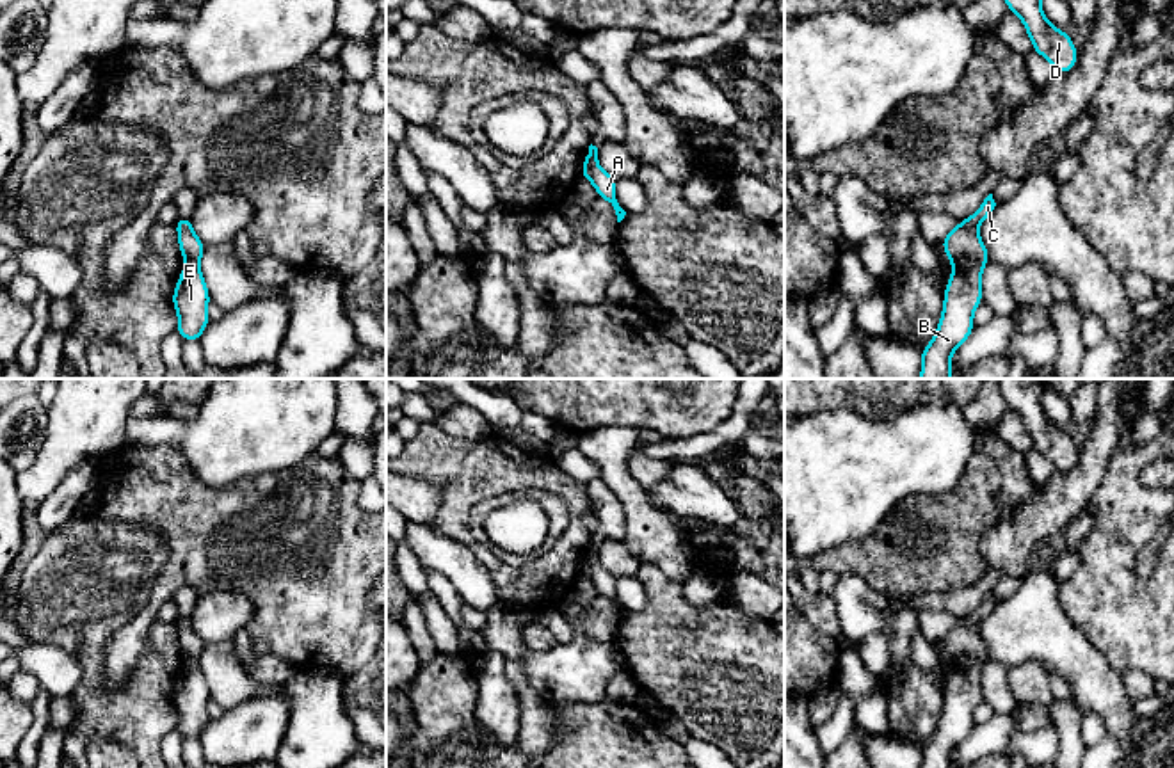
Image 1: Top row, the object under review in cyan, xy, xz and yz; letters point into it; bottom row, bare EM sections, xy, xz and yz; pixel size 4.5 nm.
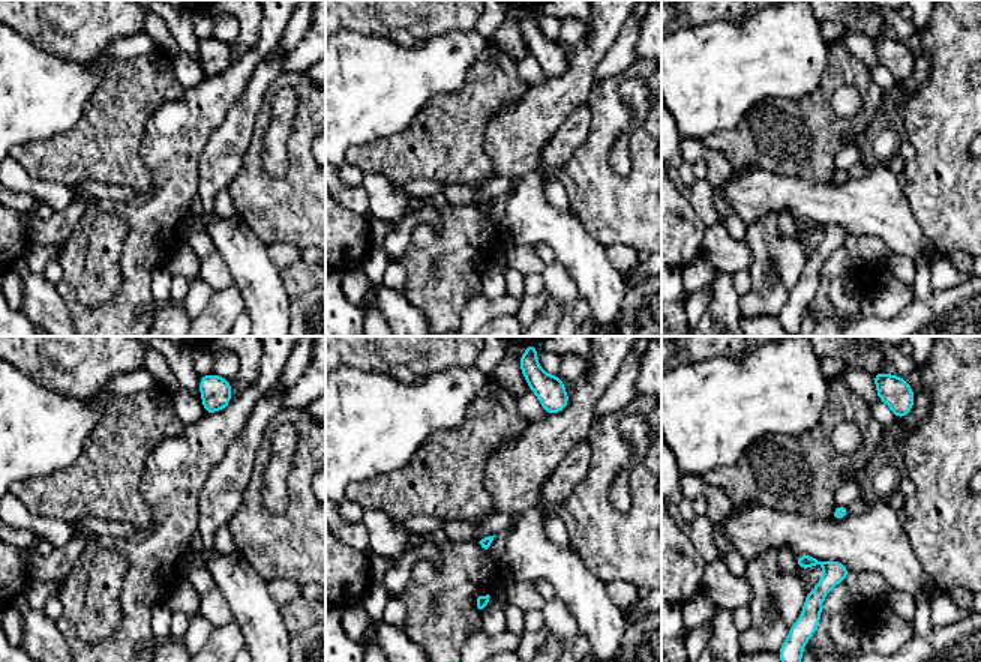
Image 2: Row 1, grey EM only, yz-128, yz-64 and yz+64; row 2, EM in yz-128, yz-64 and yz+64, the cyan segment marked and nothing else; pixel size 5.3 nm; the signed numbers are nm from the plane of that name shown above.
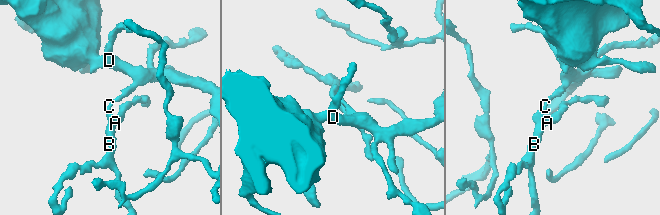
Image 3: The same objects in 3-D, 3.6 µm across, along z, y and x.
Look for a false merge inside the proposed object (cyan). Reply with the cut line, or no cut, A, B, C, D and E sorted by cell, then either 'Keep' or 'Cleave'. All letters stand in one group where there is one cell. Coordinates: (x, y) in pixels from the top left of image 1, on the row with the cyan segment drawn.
Split along yz (982, 264), (956, 269). Groups: A B E / C D. Cleave

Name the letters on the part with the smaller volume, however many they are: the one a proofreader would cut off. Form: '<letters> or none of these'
A, B, E

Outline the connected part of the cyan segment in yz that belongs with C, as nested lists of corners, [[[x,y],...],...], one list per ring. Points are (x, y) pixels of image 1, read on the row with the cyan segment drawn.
[[[989,194],[980,208],[959,222],[945,238],[943,251],[946,252],[952,267],[977,267],[991,261],[985,244],[978,236],[978,226],[993,213],[996,203]]]

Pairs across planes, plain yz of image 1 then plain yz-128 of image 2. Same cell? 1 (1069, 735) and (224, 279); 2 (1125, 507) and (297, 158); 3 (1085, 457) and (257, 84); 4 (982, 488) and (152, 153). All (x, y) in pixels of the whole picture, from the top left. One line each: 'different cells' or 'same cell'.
1: same cell
2: same cell
3: different cells
4: different cells

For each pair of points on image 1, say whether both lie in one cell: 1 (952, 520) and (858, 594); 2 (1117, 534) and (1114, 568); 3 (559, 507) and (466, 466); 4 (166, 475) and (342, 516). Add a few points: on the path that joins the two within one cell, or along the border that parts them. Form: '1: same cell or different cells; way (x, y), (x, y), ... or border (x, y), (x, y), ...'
1: different cells; border (838, 576), (858, 575), (872, 589), (886, 596)
2: same cell; way (1114, 543), (1114, 559)
3: different cells; border (562, 498), (527, 488), (497, 493), (481, 502)
4: same cell; way (210, 516), (297, 516)

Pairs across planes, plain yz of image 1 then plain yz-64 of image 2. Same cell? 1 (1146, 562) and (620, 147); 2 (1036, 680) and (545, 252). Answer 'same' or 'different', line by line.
1: same
2: different

